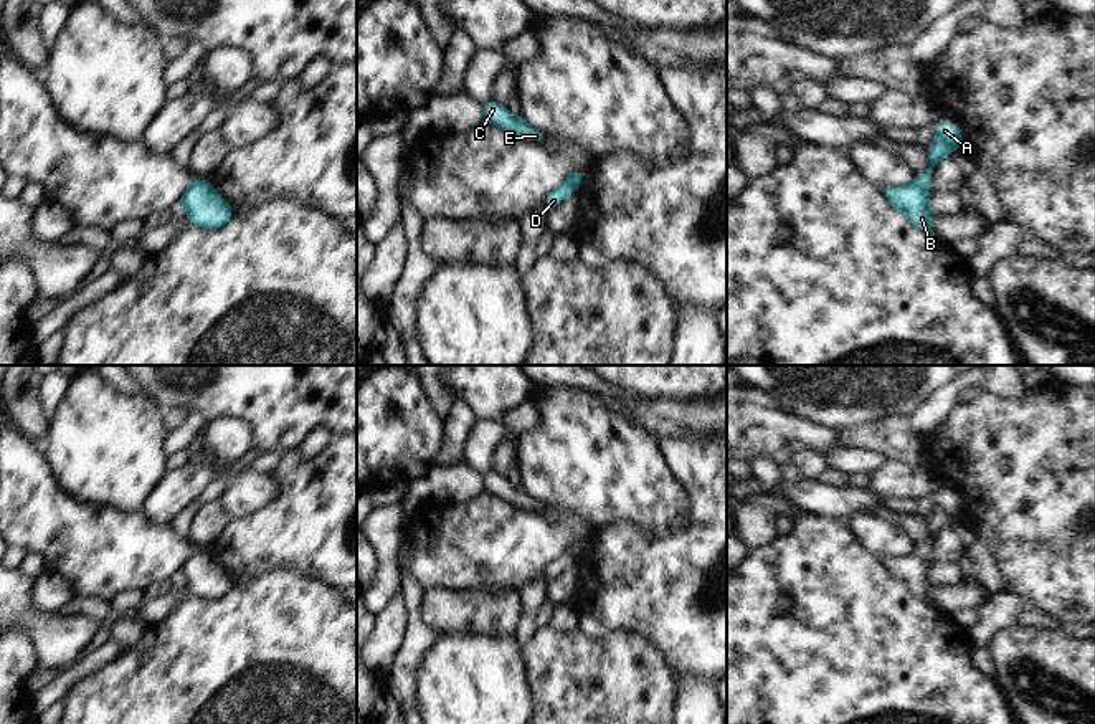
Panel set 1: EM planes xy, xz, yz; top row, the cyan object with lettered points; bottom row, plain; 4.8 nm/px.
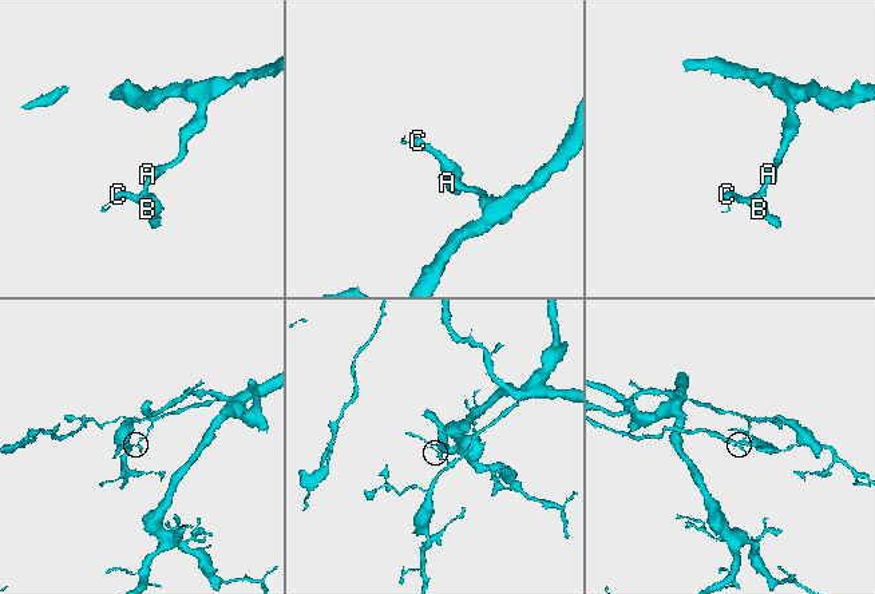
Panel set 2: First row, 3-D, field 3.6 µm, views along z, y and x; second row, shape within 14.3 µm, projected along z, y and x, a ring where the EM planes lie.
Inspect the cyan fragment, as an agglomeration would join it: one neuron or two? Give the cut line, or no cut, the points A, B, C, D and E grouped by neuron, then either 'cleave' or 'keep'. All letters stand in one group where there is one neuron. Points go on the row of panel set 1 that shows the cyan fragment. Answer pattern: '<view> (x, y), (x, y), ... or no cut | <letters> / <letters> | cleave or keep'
yz (914, 180), (925, 189) | A D / B C E | cleave

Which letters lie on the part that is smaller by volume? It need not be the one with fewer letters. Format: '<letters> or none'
B, C, E

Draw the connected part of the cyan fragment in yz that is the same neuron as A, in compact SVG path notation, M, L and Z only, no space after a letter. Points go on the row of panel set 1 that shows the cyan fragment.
M946 121L938 122L936 136L928 149L930 155L928 170L923 175L917 175L915 179L917 185L927 188L933 174L933 167L940 160L948 157L953 149L958 149L961 145L965 145L965 141L960 131Z

